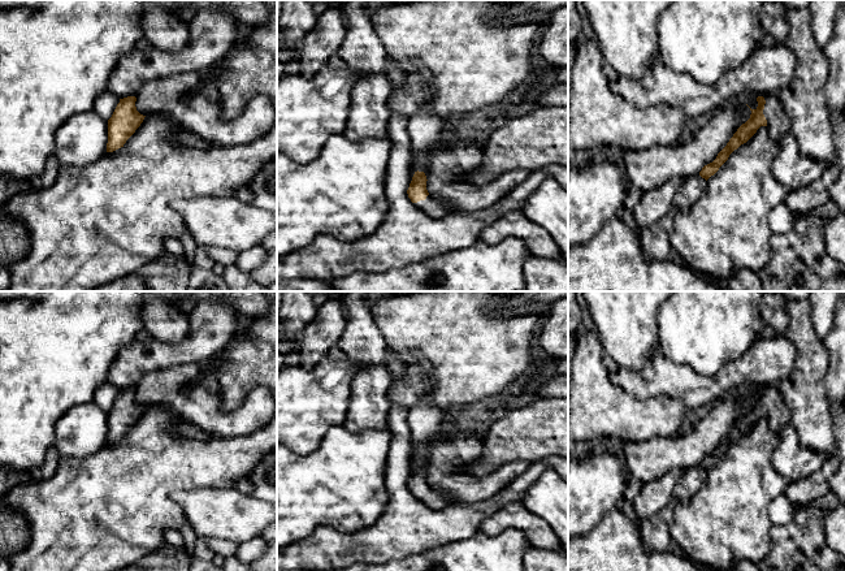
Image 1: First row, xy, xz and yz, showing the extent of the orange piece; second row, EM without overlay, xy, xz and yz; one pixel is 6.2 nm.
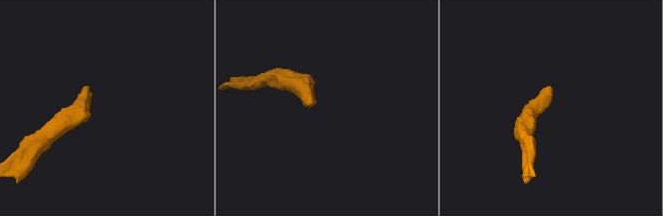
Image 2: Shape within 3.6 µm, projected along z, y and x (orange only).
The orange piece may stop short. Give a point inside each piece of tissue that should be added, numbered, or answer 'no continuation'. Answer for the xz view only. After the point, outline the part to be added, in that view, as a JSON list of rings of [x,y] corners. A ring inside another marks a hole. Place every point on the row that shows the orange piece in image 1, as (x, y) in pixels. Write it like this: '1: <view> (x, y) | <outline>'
1: xz (434, 208) | [[[430,194],[426,196],[425,200],[420,200],[417,203],[413,203],[416,208],[426,213],[428,216],[433,219],[442,219],[452,212],[456,211],[456,208],[450,207],[437,199],[434,199]]]

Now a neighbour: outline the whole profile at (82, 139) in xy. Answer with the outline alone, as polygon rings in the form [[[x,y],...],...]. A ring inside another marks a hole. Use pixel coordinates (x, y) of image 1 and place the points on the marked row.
[[[94,109],[62,124],[53,138],[53,156],[61,166],[88,166],[107,152],[108,121]]]

